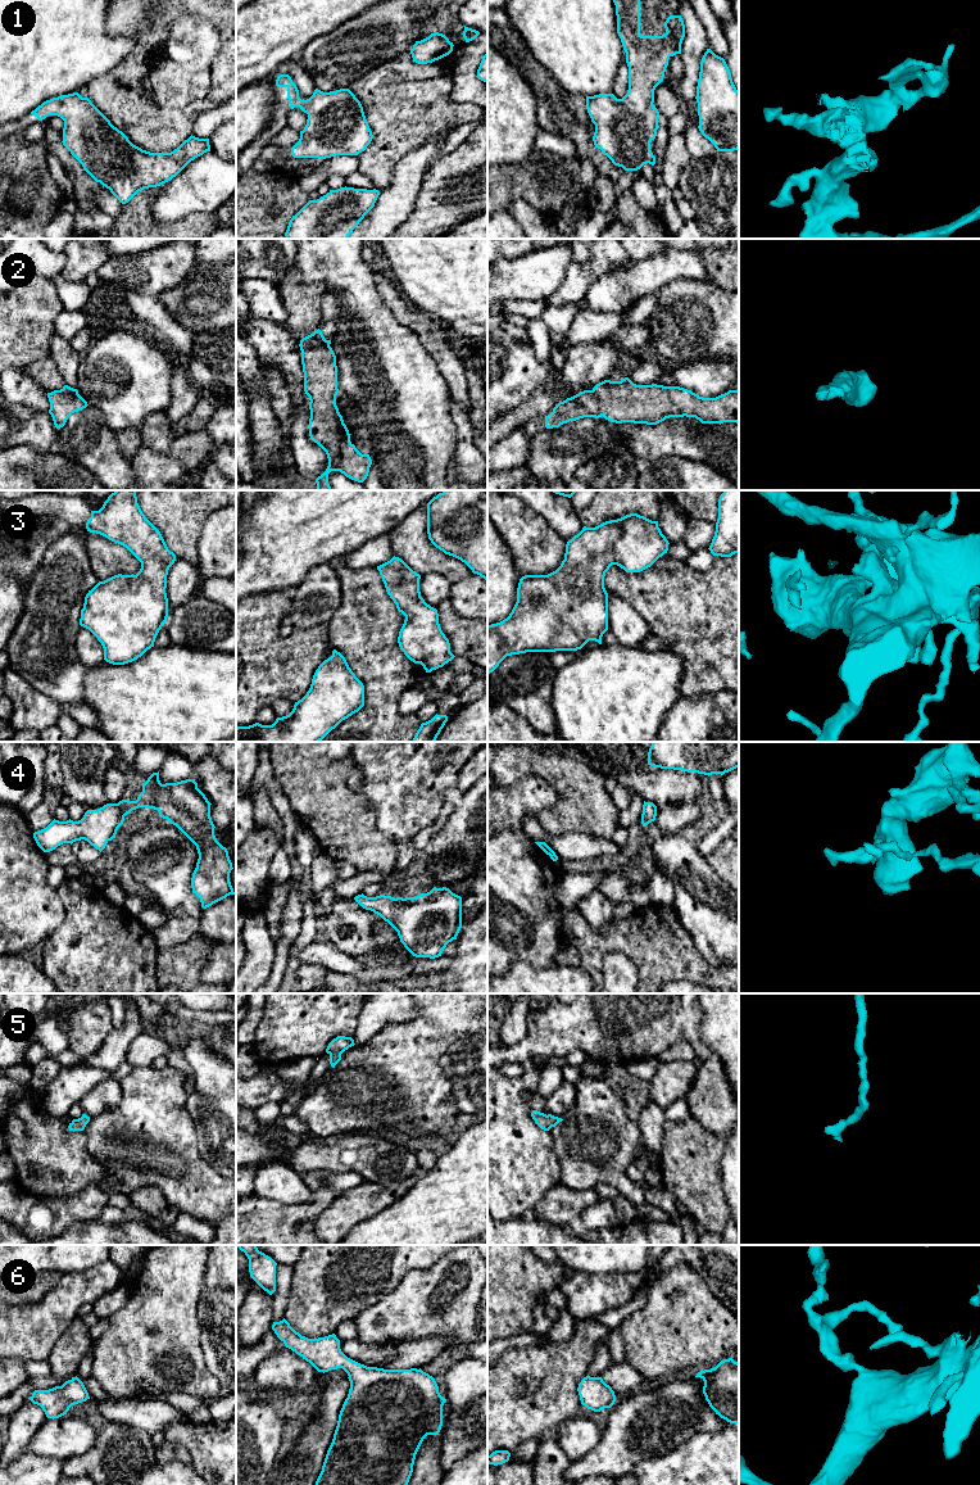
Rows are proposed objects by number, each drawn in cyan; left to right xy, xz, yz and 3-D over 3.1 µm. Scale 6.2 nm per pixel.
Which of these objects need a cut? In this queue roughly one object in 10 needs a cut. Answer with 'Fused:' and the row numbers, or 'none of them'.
Fused: none of them

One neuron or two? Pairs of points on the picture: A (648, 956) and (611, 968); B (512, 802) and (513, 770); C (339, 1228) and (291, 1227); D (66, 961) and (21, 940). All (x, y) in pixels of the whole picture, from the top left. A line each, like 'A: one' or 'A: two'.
A: two
B: two
C: two
D: two

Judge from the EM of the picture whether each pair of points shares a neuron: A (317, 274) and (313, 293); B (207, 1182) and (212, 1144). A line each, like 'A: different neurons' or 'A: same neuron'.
A: different neurons
B: different neurons

